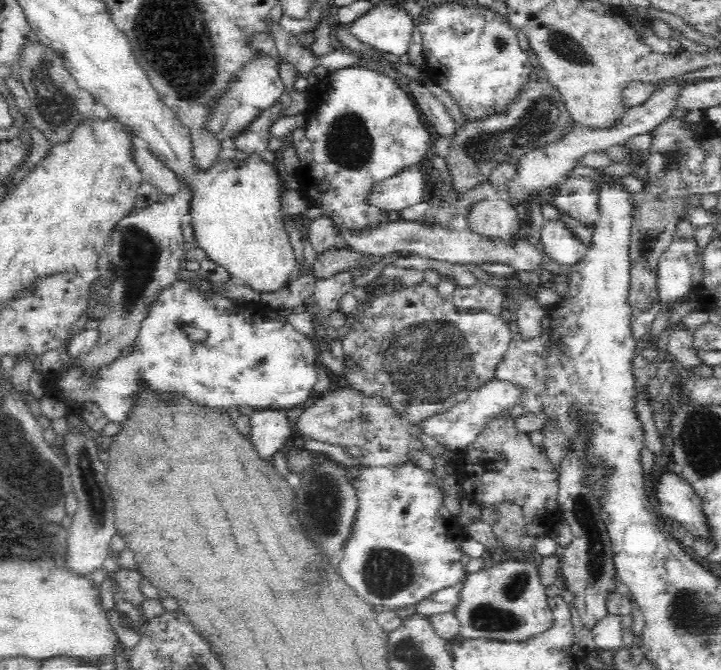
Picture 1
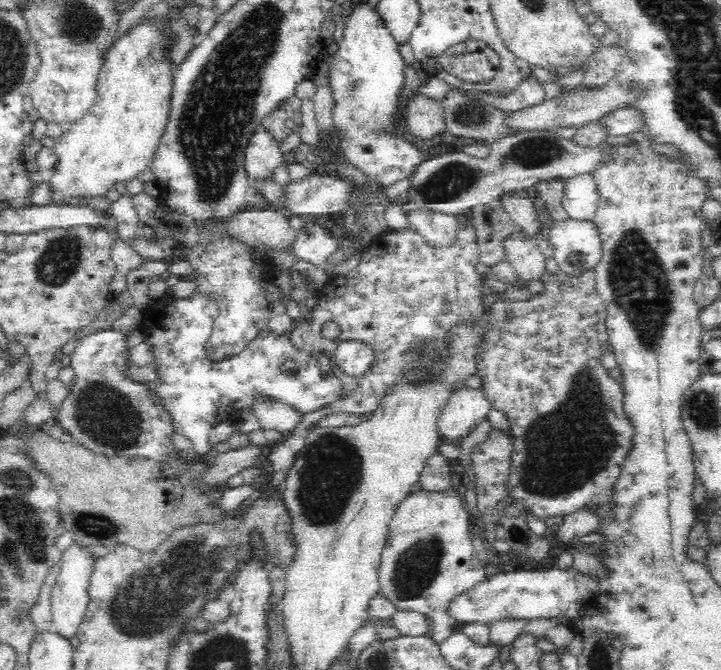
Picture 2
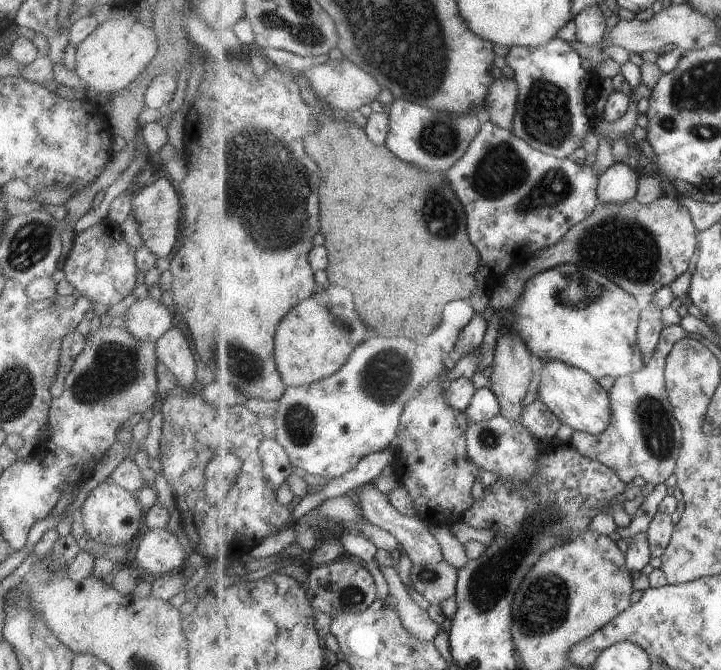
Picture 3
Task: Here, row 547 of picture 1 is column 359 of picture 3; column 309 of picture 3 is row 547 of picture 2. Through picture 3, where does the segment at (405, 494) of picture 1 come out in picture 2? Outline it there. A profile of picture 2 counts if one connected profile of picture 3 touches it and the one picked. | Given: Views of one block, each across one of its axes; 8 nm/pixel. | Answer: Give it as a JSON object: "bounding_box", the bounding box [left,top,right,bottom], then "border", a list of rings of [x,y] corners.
{"bounding_box":[378,484,489,646],"border":[[[450,484],[450,488],[446,490],[422,489],[406,497],[398,505],[390,521],[386,546],[381,554],[378,593],[392,602],[397,610],[416,611],[424,615],[432,627],[430,636],[438,646],[459,626],[458,622],[446,613],[450,600],[476,586],[489,575],[489,565],[475,560],[471,541],[473,532],[470,530],[469,514],[465,507],[464,490],[464,485]]]}

